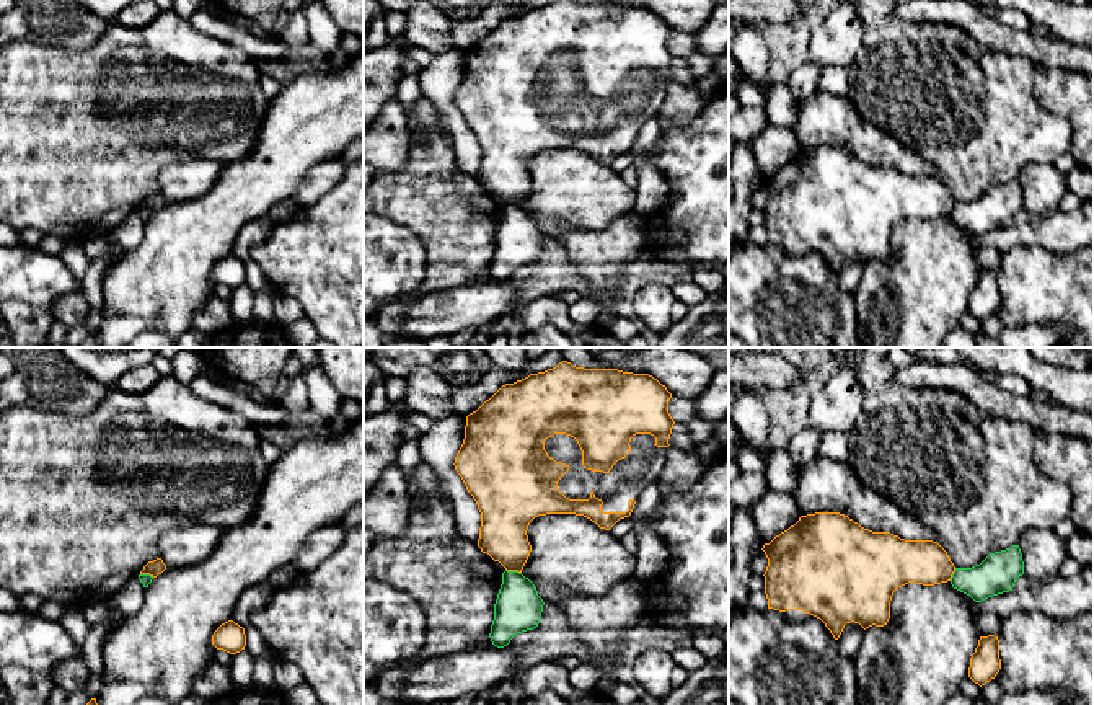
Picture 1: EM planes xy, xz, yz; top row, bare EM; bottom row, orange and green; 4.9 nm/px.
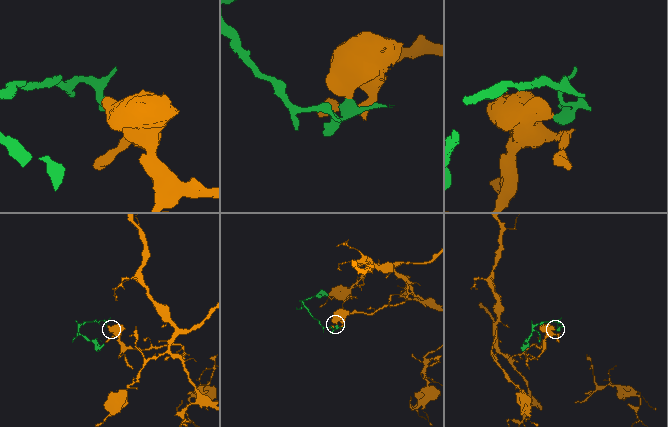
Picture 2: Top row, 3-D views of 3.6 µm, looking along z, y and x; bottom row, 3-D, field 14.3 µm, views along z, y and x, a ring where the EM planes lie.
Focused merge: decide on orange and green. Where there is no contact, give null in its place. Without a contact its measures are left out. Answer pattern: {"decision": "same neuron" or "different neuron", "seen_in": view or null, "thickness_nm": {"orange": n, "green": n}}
{"decision": "different neuron", "seen_in": "xz", "thickness_nm": {"orange": 240, "green": 220}}

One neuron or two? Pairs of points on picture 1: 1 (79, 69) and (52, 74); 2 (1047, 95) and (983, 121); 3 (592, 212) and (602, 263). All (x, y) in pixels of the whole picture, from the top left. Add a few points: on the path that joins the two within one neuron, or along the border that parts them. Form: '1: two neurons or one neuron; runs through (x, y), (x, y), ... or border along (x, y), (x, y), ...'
1: one neuron; runs through (72, 74), (59, 74)
2: two neurons; border along (1034, 67), (1034, 100), (1042, 108), (1068, 121)
3: two neurons; border along (630, 212), (600, 229), (571, 229), (558, 235)

